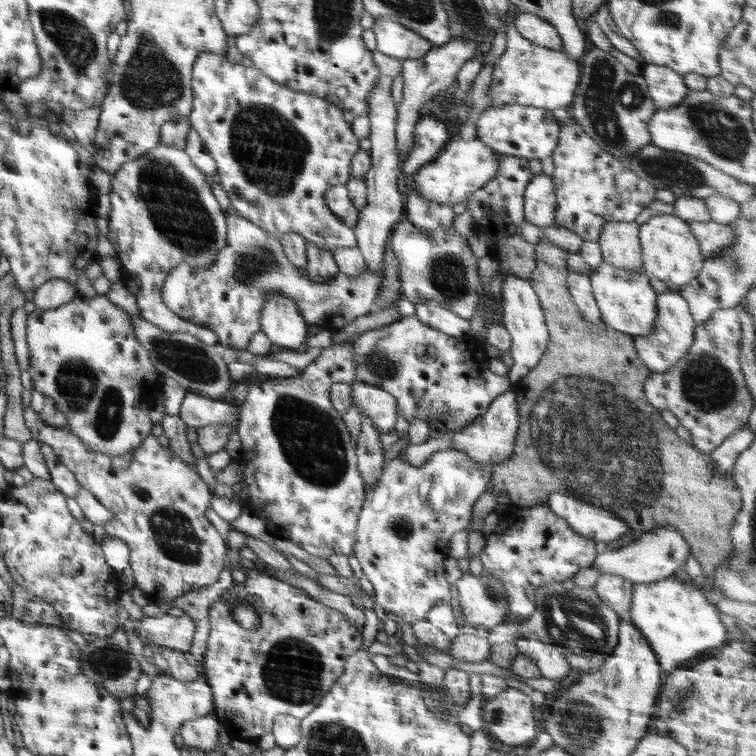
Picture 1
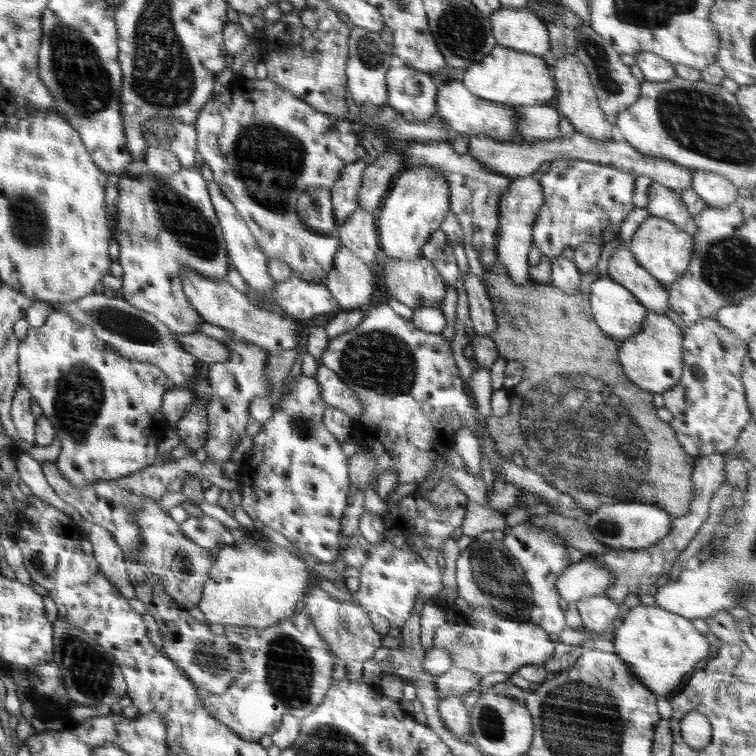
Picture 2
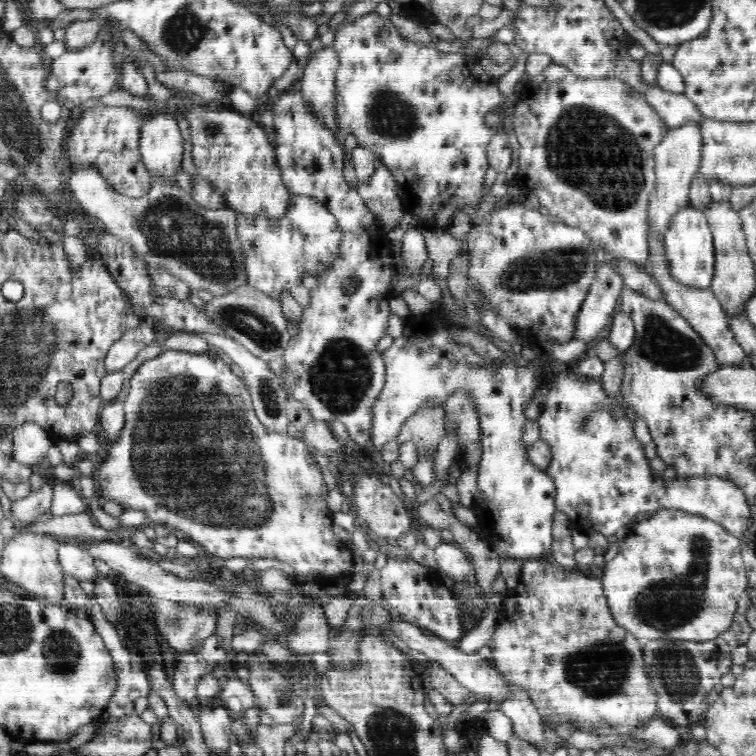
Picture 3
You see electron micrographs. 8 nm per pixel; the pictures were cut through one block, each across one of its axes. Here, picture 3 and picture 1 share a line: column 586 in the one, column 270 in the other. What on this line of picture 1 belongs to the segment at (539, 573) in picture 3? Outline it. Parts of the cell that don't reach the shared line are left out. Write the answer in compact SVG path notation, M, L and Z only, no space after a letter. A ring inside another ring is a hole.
M257 568L245 574L244 583L240 585L234 584L222 598L212 603L209 610L208 625L210 625L210 633L207 637L206 652L204 652L203 656L203 672L201 675L207 678L208 684L213 692L214 709L212 714L217 718L221 726L226 728L226 732L228 732L228 736L231 739L242 740L242 742L257 741L263 734L271 732L274 719L279 714L290 715L298 719L303 719L305 716L308 716L320 700L323 699L323 696L332 688L336 679L344 672L346 659L351 654L360 650L358 648L362 644L363 637L362 633L348 621L348 617L344 615L344 612L316 602L305 590L296 588L280 580L279 577L260 574ZM232 596L238 597L239 605L248 601L248 603L252 603L252 606L255 606L256 612L260 615L260 628L246 630L232 618L231 612L234 611L234 608L233 604L229 602Z

